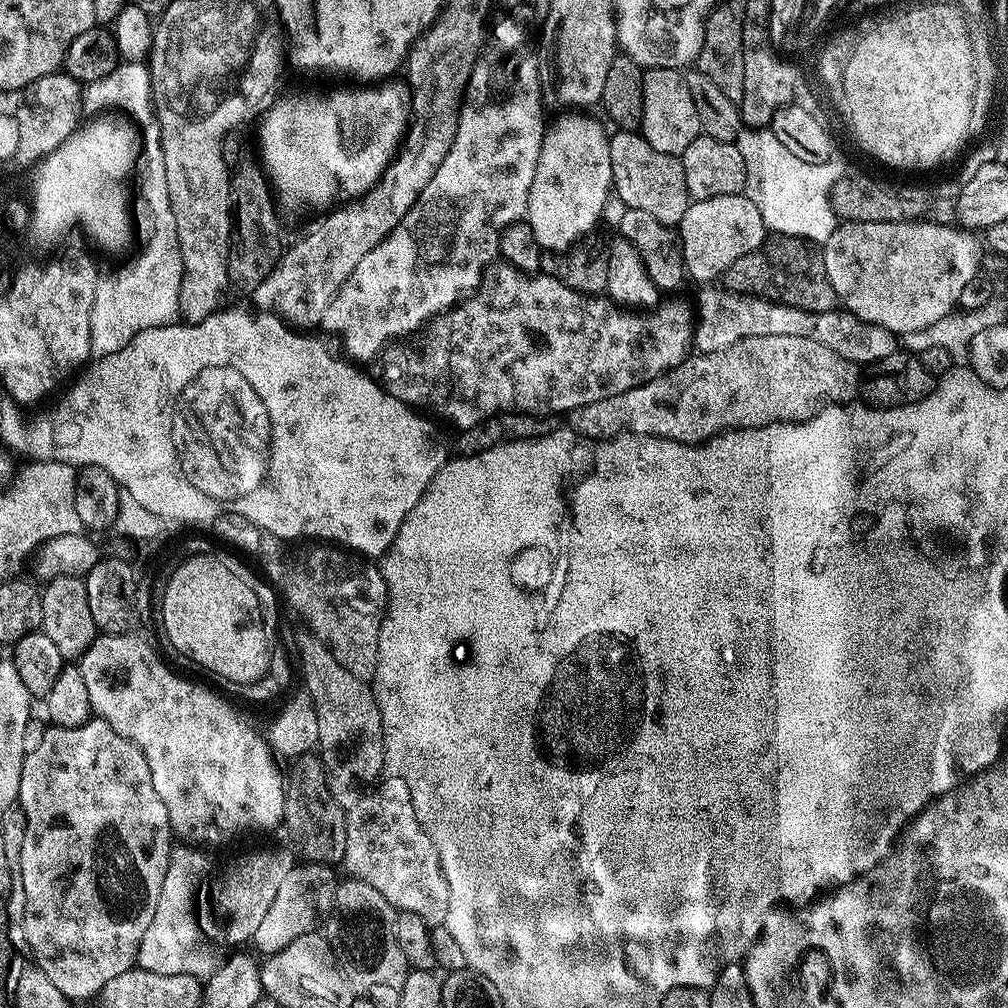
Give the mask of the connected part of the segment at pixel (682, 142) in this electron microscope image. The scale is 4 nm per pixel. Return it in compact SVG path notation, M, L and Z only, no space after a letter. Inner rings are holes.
M649 68L645 71L642 82L642 122L638 129L646 142L654 146L654 150L679 157L683 156L686 146L690 146L690 142L701 135L698 110L690 98L684 78L685 73L678 68Z

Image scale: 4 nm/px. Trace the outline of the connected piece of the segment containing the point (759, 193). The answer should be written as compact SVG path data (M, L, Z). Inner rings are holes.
M767 127L742 128L734 143L745 163L744 194L758 207L765 227L776 234L800 236L818 246L826 244L838 227L838 217L832 208L831 162L802 161L790 154Z

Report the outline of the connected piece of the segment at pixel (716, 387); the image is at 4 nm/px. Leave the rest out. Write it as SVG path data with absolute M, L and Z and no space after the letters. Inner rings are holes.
M766 334L754 338L742 338L725 348L719 348L713 352L702 352L689 355L681 364L674 366L669 372L663 372L650 382L638 386L634 390L626 390L622 394L614 394L614 398L598 398L598 402L590 402L586 406L578 406L567 413L566 419L570 427L576 431L575 435L587 438L589 441L610 440L614 436L631 434L634 436L657 436L663 440L673 440L683 444L702 444L721 432L730 432L738 428L761 428L767 424L795 424L802 420L809 420L822 408L830 404L842 404L851 401L851 396L857 393L862 379L862 372L852 361L834 354L830 346L822 346L822 342L814 342L814 338L802 338L794 334Z

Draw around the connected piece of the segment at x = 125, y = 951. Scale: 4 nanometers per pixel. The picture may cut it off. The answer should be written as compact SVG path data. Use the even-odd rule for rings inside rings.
M89 718L84 724L79 724L77 728L62 728L52 726L45 731L44 737L34 750L26 752L24 765L21 770L20 792L18 806L26 814L26 838L22 838L22 858L20 859L20 877L22 878L22 899L24 901L24 933L28 939L27 951L32 952L31 959L36 967L42 970L42 974L46 974L46 978L50 978L50 982L54 982L54 986L58 986L58 990L62 990L62 994L67 996L73 1002L84 1000L87 996L95 997L101 989L106 986L106 982L110 982L110 978L118 978L118 974L124 974L126 970L130 970L137 963L139 954L139 946L142 938L146 934L147 928L151 924L153 903L158 898L162 889L162 880L166 875L168 859L170 855L170 845L168 846L168 836L170 837L170 825L168 823L168 815L166 814L166 806L158 798L158 794L152 785L152 779L148 773L148 767L144 761L144 756L140 753L140 749L132 743L131 740L126 740L118 735L114 729L99 718Z

